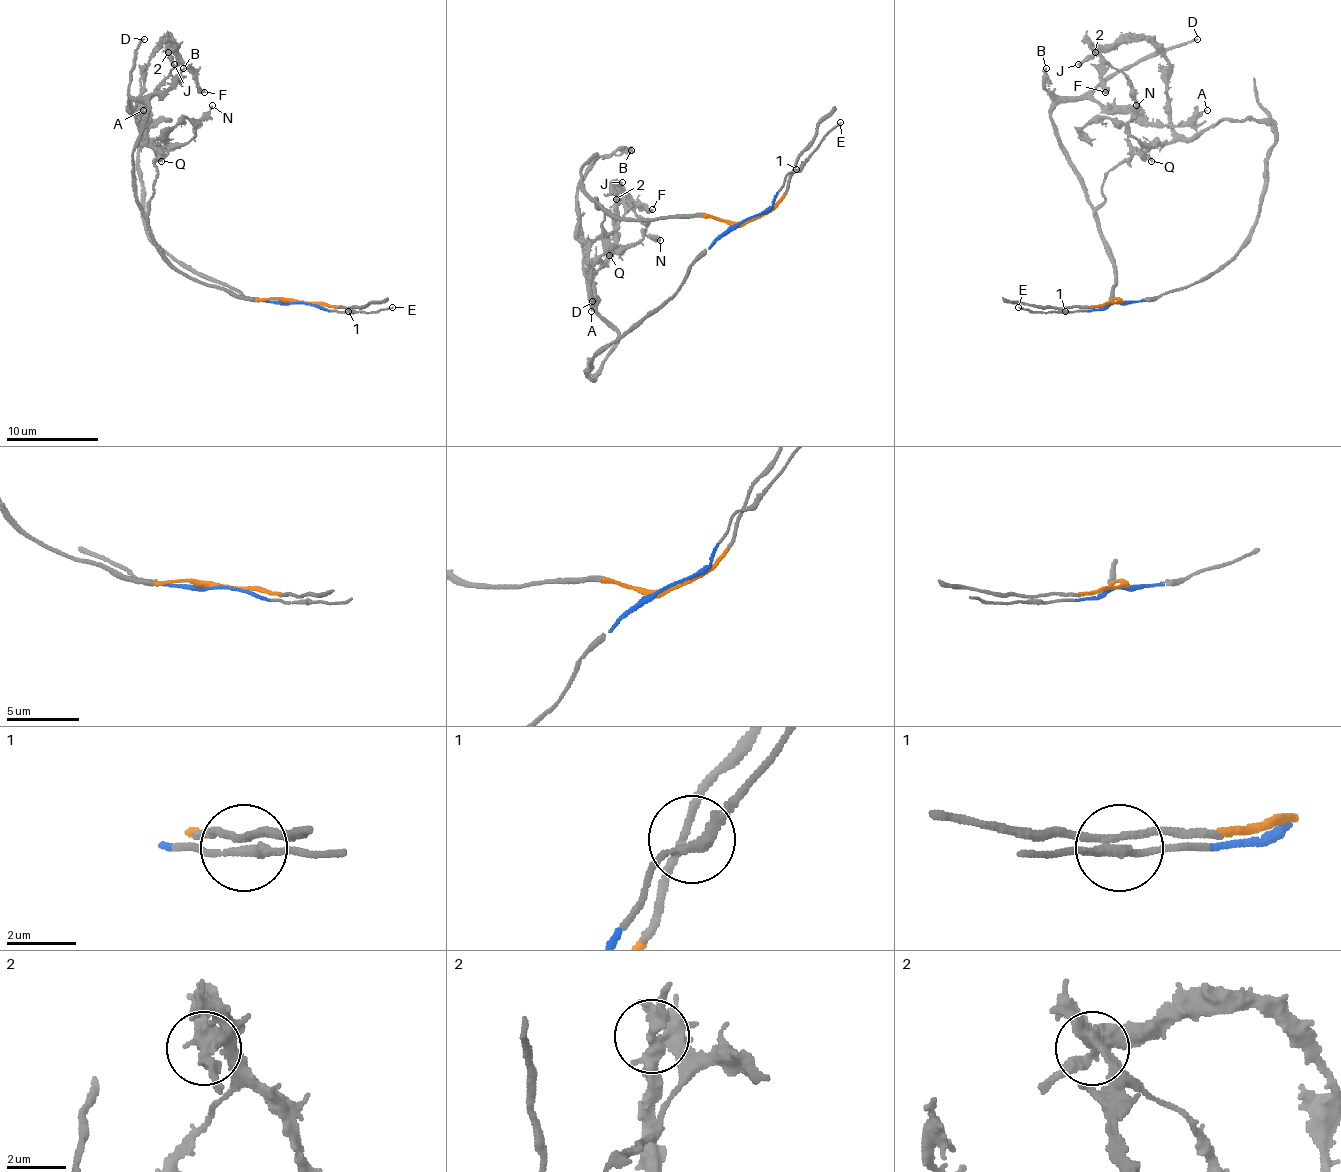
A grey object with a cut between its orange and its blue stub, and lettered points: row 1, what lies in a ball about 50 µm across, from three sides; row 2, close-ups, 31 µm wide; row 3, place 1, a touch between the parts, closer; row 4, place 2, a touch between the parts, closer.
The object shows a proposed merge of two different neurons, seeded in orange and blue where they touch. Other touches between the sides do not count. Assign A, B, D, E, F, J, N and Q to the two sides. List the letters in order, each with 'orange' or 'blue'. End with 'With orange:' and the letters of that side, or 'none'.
A: orange
B: orange
D: orange
E: blue
F: orange
J: blue
N: blue
Q: orange
With orange: A, B, D, F, Q

